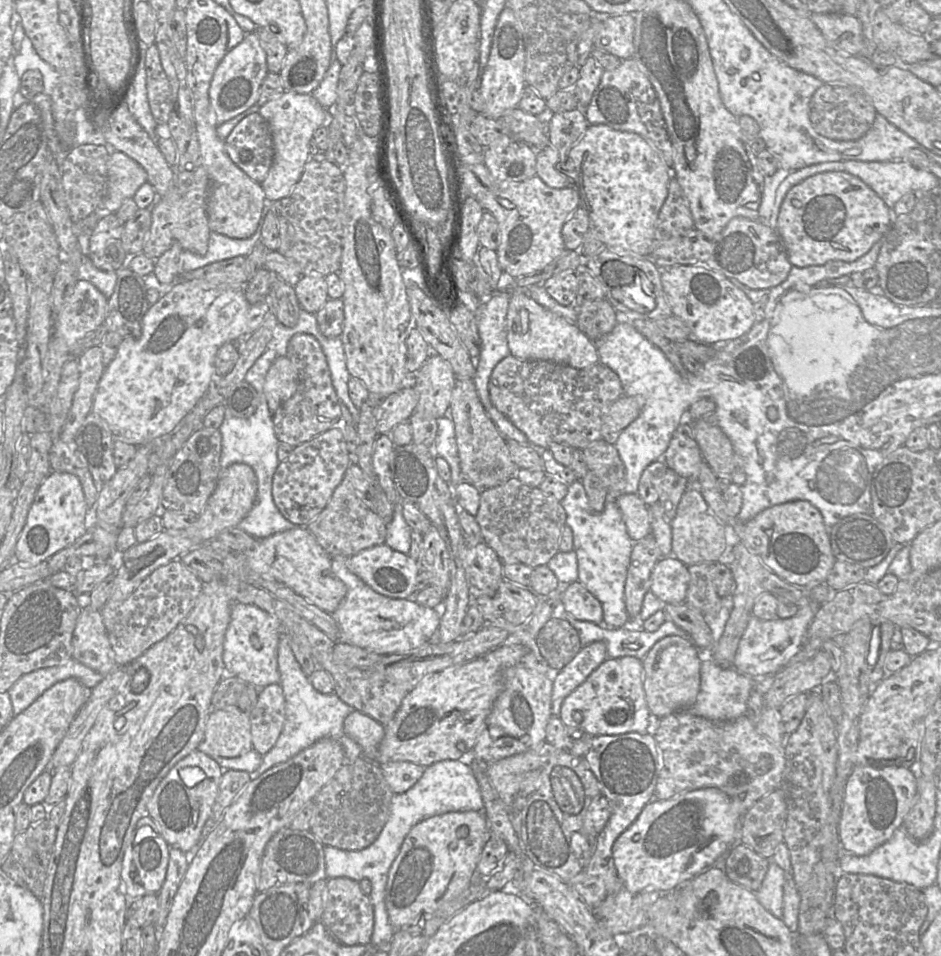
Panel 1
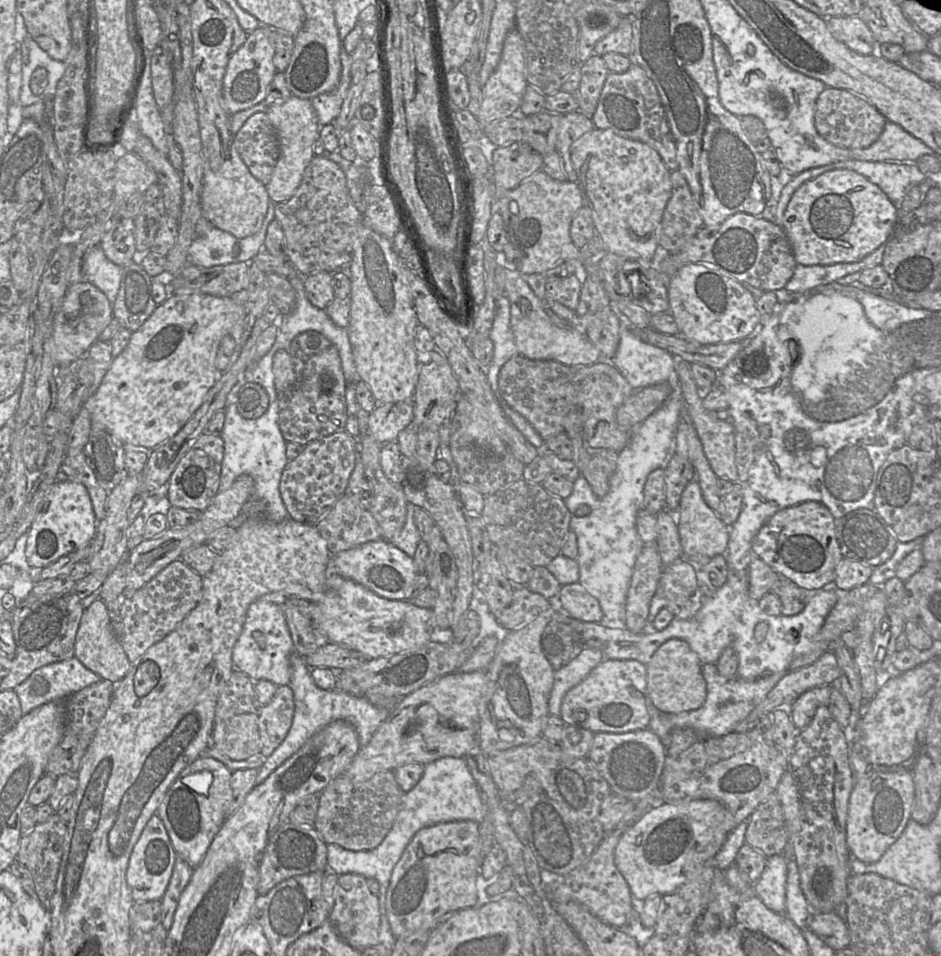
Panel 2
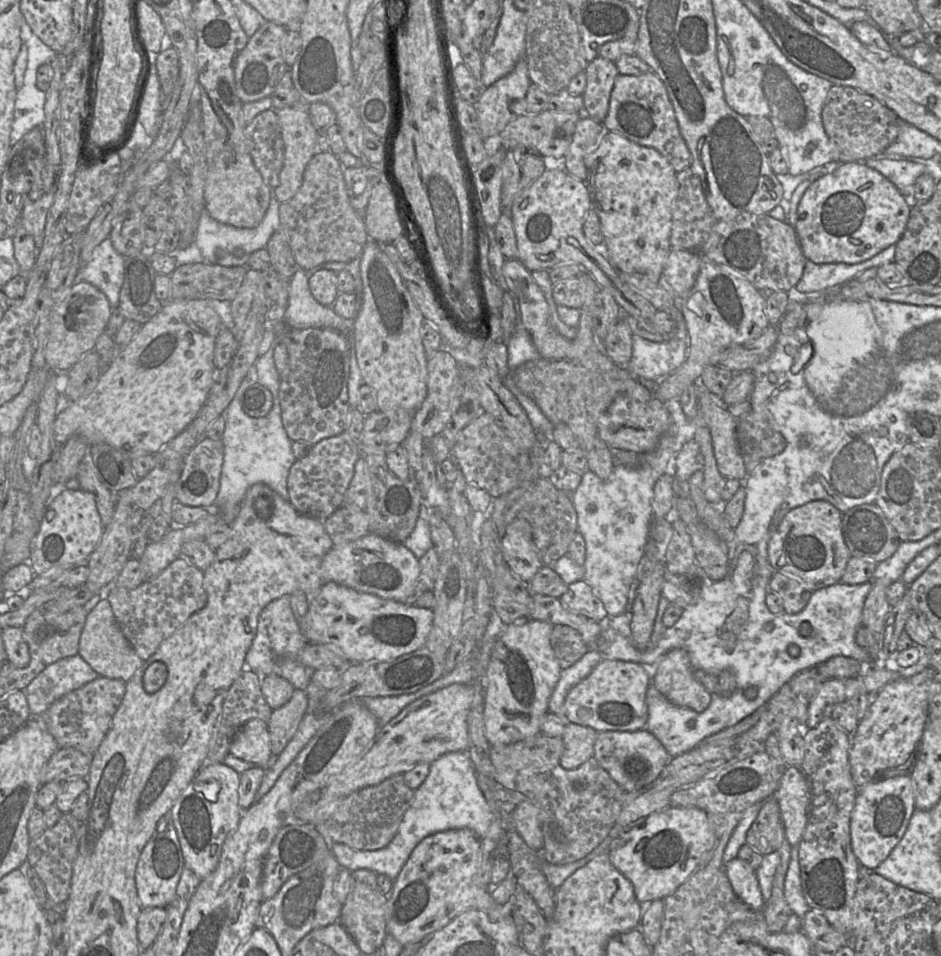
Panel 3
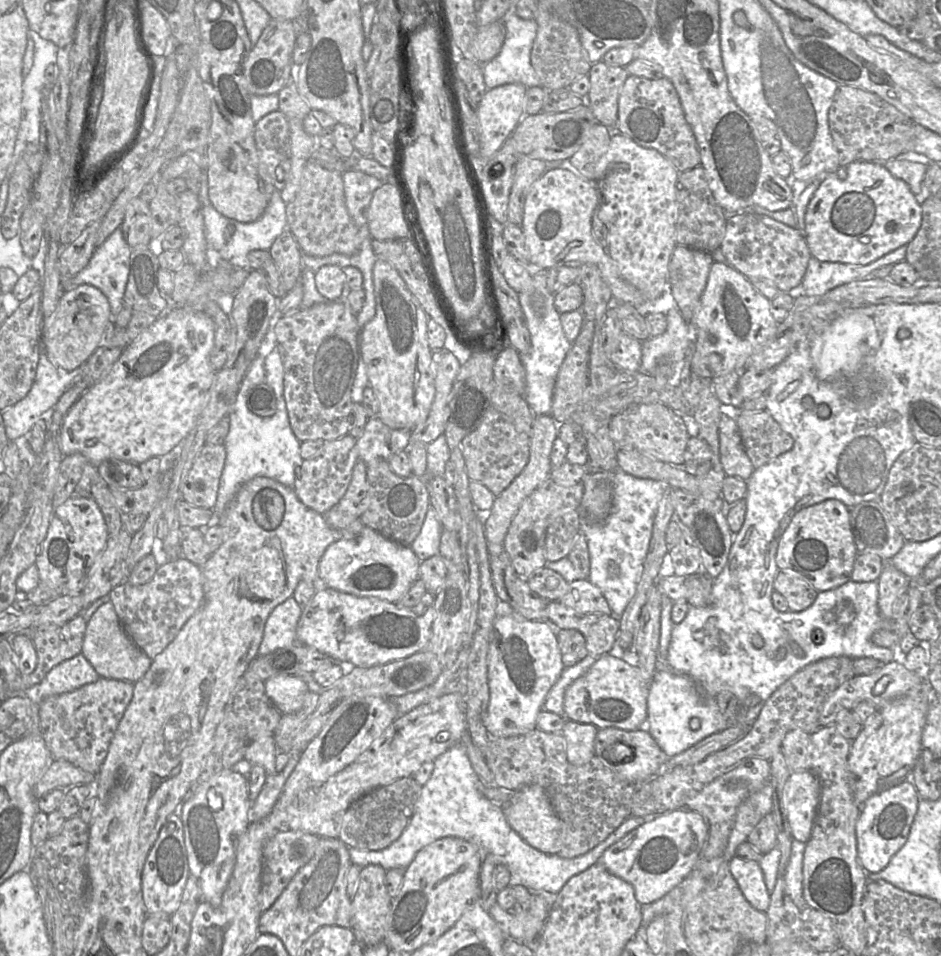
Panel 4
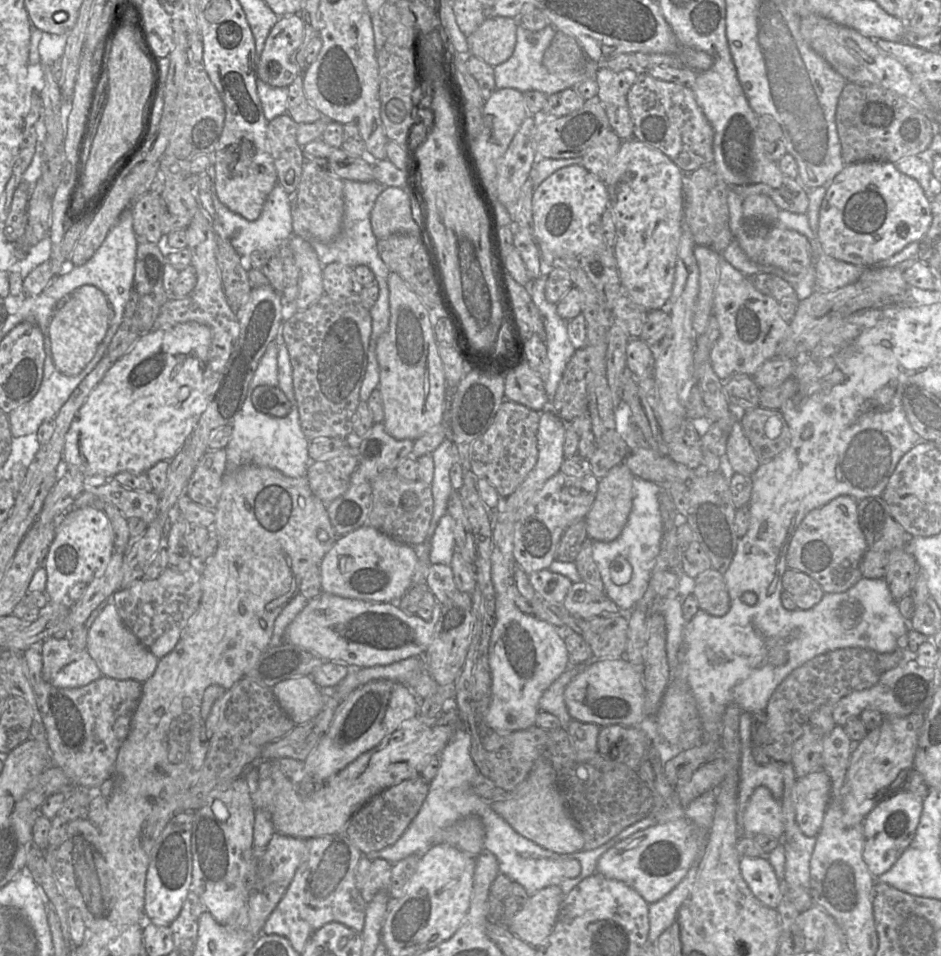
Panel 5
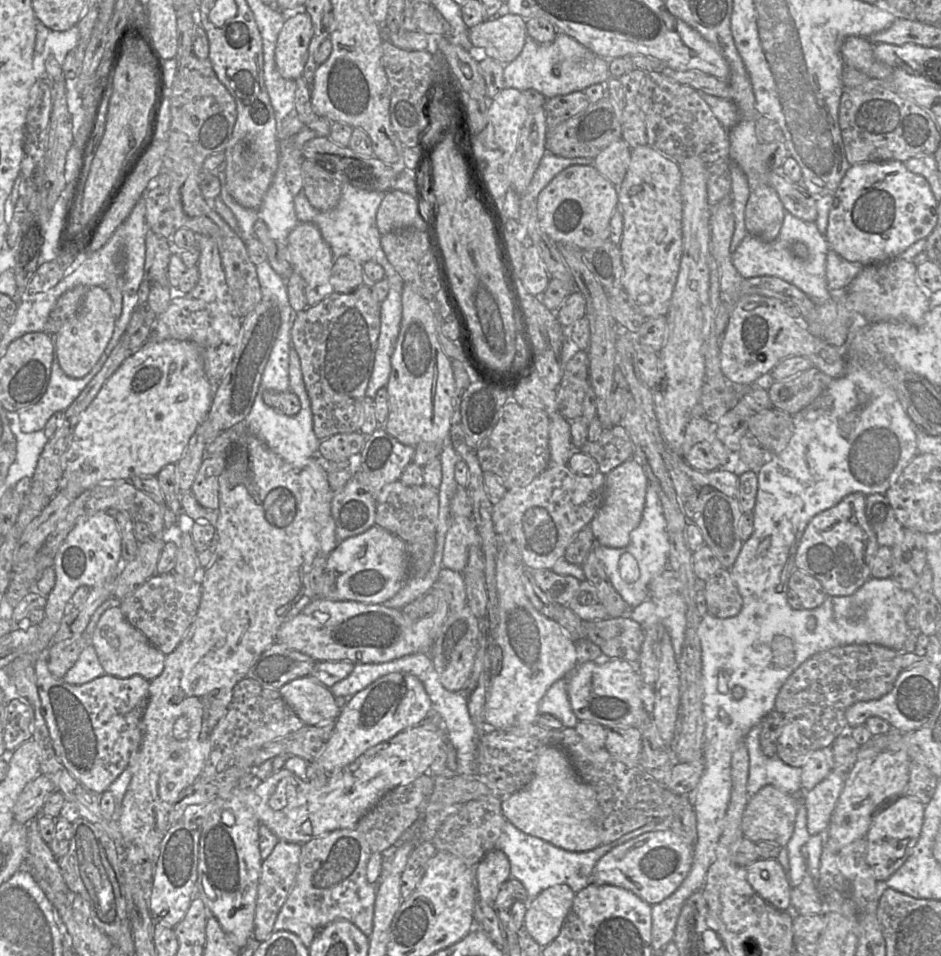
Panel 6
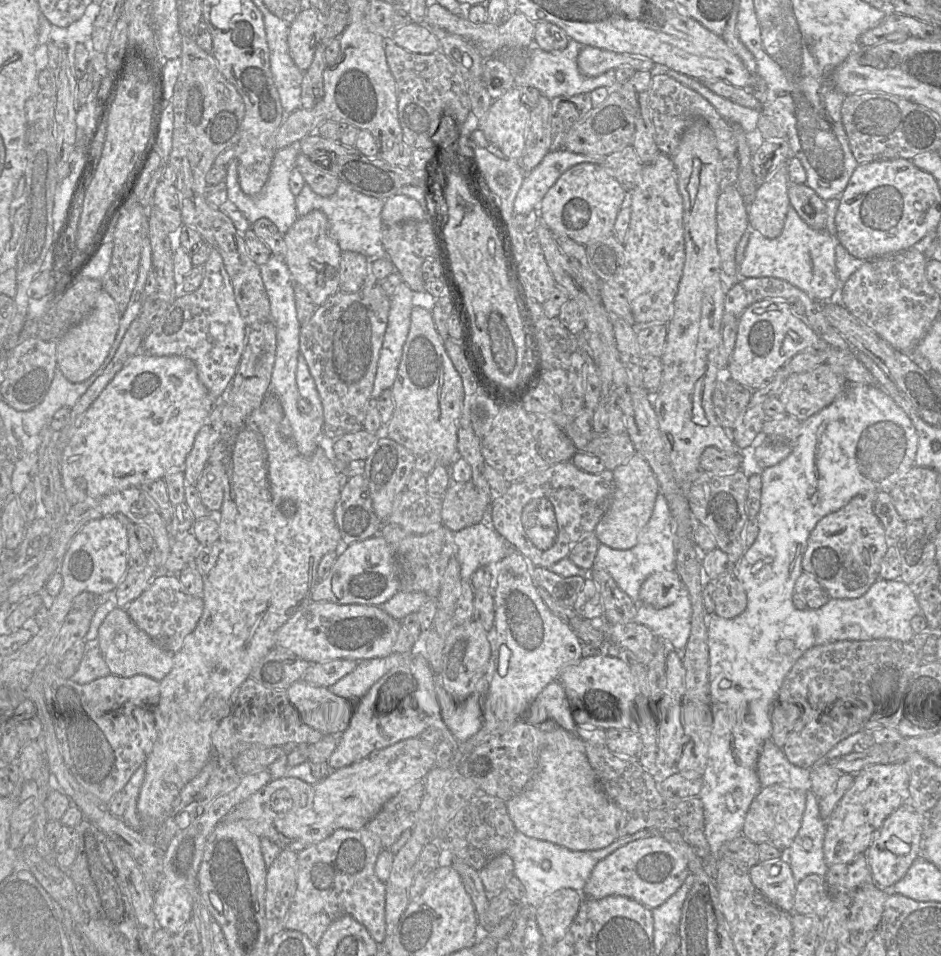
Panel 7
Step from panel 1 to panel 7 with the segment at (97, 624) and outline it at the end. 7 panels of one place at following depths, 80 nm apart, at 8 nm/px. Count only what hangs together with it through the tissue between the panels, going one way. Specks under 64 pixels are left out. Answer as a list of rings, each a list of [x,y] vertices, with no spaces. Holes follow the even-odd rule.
[[[125,609],[112,610],[98,629],[101,654],[112,675],[122,678],[147,677],[163,682],[173,667],[173,655],[162,649],[151,637],[136,626]]]

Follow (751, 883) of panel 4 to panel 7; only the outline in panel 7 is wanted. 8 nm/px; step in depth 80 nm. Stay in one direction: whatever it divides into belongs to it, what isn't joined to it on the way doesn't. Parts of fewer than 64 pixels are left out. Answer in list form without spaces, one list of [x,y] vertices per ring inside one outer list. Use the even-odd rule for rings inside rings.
[[[783,858],[758,862],[748,872],[755,888],[774,906],[793,912],[797,882]]]

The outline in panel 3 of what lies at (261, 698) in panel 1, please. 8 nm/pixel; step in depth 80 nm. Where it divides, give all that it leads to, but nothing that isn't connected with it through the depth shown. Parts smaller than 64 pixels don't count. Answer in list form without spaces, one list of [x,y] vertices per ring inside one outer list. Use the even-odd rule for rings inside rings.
[[[295,688],[290,700],[273,710],[267,722],[272,755],[279,755],[286,747],[307,712],[307,707],[308,699],[305,691]]]

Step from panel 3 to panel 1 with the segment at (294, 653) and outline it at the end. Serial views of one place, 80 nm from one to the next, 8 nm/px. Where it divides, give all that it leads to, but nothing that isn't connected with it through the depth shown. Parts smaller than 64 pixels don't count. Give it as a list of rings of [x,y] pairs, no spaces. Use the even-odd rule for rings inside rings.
[[[234,603],[223,645],[223,662],[226,674],[234,675],[256,688],[279,684],[278,645],[282,633],[279,620],[269,613],[254,605]],[[253,634],[259,638],[259,648],[255,648],[251,643],[250,637]]]

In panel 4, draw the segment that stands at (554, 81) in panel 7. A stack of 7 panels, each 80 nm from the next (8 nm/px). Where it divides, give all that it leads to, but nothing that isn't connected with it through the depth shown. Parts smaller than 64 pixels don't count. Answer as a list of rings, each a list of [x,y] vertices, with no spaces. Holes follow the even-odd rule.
[[[512,6],[502,18],[506,29],[506,37],[500,53],[491,61],[483,64],[483,75],[487,89],[504,84],[517,83],[526,88],[541,86],[540,80],[531,64],[531,50],[537,34],[537,23],[534,19],[526,20],[515,13]]]

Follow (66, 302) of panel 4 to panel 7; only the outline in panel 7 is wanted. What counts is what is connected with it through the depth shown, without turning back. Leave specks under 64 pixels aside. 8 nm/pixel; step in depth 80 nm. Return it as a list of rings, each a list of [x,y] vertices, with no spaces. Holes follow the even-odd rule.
[[[102,290],[90,315],[73,326],[57,342],[57,365],[68,381],[84,382],[101,367],[115,341],[121,316],[114,299],[105,290]]]

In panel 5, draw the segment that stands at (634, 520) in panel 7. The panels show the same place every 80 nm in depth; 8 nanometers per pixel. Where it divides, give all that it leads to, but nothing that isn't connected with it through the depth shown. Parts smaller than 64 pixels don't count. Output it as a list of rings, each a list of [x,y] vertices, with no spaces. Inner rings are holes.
[[[621,463],[611,468],[603,478],[599,479],[595,500],[585,519],[590,540],[611,542],[619,537],[632,509],[634,478],[630,469]]]

